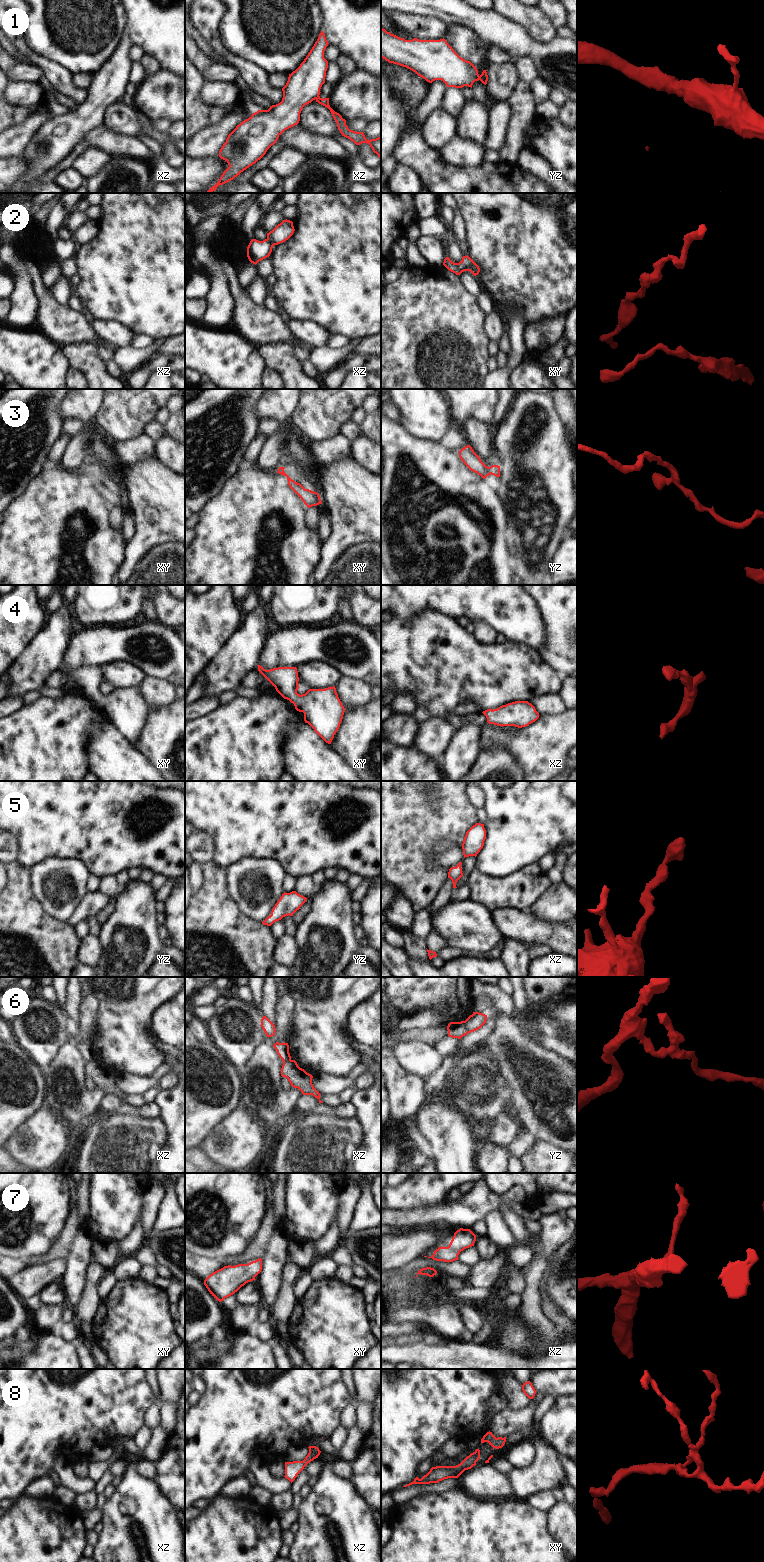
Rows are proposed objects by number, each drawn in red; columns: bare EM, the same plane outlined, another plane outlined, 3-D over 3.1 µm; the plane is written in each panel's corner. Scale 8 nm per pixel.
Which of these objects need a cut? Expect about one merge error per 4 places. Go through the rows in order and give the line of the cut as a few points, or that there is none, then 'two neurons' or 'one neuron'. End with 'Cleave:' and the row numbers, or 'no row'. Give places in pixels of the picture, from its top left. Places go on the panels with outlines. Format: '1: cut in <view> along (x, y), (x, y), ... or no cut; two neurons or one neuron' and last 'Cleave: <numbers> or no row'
1: cut in xz along (318, 95), (316, 99); two neurons
2: no cut; one neuron
3: cut in yz along (488, 467), (490, 473); two neurons
4: no cut; one neuron
5: no cut; one neuron
6: cut in yz along (463, 1021), (463, 1025), (468, 1032); two neurons
7: no cut; one neuron
8: no cut; one neuron
Cleave: 1, 3, 6

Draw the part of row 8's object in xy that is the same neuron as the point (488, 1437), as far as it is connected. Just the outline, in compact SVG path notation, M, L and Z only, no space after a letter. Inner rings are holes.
M487 1432L483 1438L481 1439L481 1443L484 1443L484 1442L488 1442L489 1445L491 1445L493 1447L493 1450L496 1448L496 1449L499 1449L499 1448L502 1448L506 1442L506 1437L502 1438L502 1437L498 1437L496 1438L492 1432Z

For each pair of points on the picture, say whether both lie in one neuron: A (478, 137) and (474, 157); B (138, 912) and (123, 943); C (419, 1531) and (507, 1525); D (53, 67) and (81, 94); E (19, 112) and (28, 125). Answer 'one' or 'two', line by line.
A: two
B: one
C: one
D: one
E: two

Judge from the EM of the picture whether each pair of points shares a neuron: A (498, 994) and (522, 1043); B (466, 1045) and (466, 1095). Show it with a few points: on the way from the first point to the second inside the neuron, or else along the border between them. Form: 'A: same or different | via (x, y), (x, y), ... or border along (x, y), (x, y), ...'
A: different | border along (505, 1016), (515, 1019), (519, 1023)
B: different | border along (472, 1049), (450, 1071)

